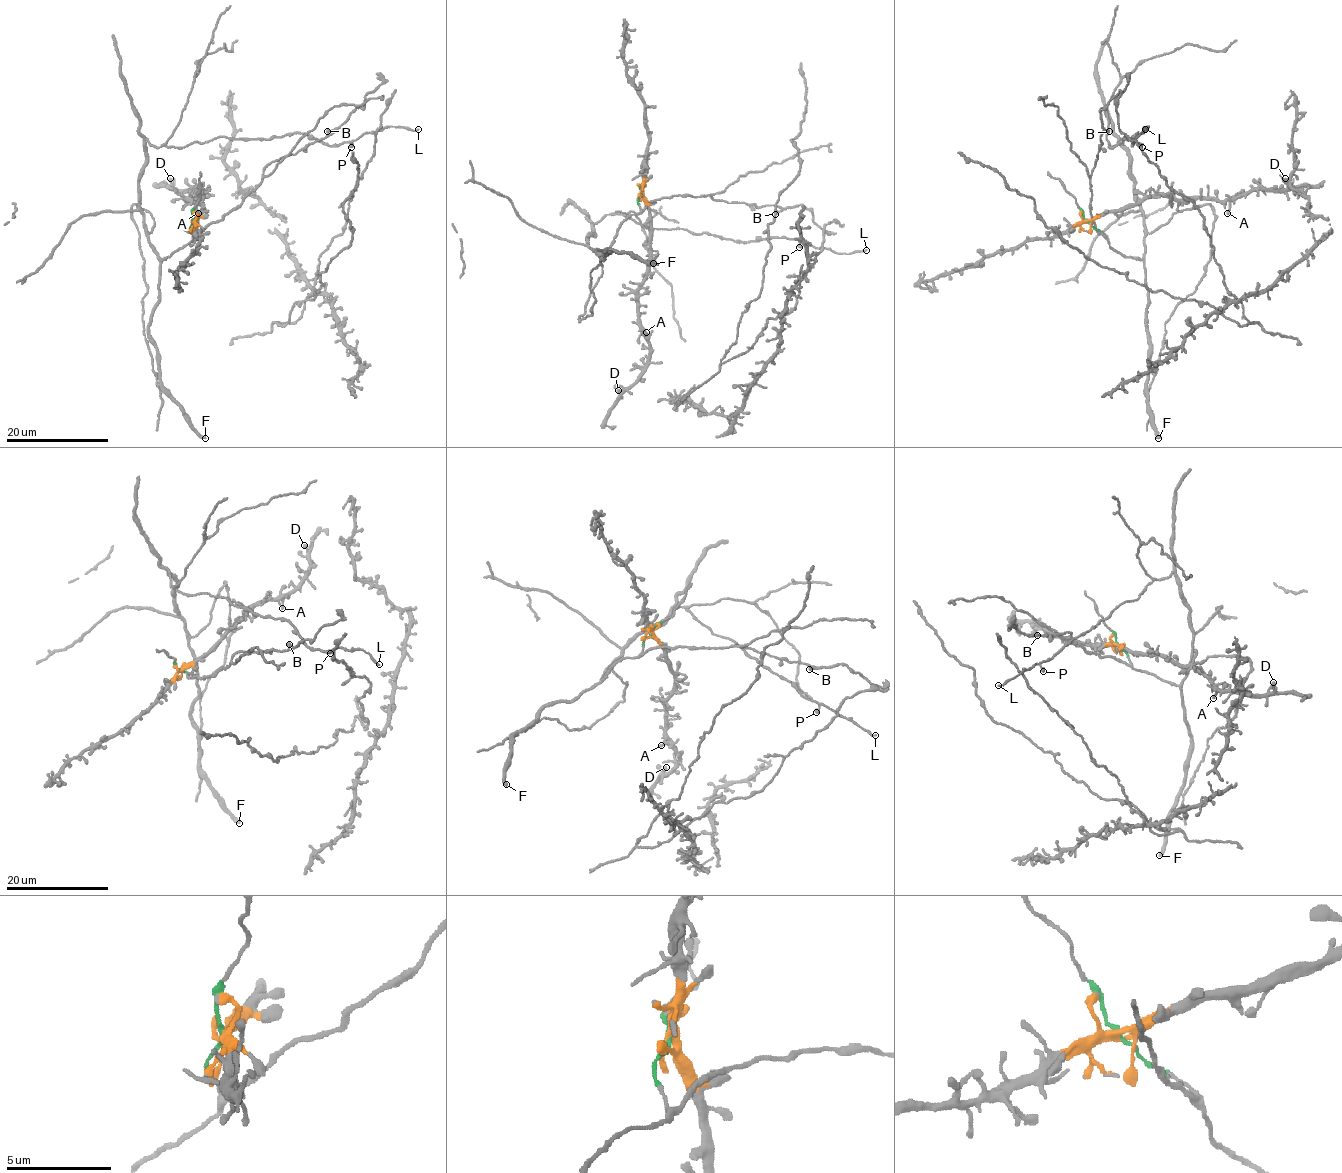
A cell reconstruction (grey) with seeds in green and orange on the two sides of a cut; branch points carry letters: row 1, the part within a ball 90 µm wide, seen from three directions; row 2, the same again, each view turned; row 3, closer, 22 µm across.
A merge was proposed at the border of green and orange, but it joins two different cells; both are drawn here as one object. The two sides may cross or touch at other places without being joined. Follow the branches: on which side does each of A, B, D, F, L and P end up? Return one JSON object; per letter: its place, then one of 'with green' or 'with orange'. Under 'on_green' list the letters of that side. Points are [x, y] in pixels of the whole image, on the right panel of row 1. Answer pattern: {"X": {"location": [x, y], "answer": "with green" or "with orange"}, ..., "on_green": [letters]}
{"A": {"location": [1227, 213], "answer": "with orange"}, "B": {"location": [1109, 131], "answer": "with green"}, "D": {"location": [1285, 178], "answer": "with orange"}, "F": {"location": [1158, 438], "answer": "with green"}, "L": {"location": [1145, 129], "answer": "with green"}, "P": {"location": [1142, 147], "answer": "with green"}, "on_green": ["B", "F", "L", "P"]}

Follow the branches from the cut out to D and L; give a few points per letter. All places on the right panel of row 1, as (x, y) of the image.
D: (1087, 221), (1133, 207), (1146, 198), (1157, 195), (1229, 201), (1239, 194), (1285, 189), (1287, 185), (1285, 178)
L: (1087, 221), (1124, 255), (1145, 255), (1129, 152), (1119, 141), (1109, 147), (1137, 133), (1132, 146), (1145, 129)

